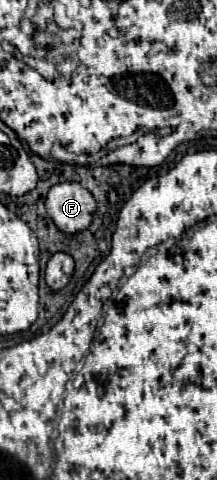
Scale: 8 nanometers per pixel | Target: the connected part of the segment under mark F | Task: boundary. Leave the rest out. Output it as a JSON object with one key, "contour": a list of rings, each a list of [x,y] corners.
{"contour":[[[63,182],[49,190],[45,208],[61,232],[75,234],[89,228],[95,212],[95,198],[79,182]]]}

